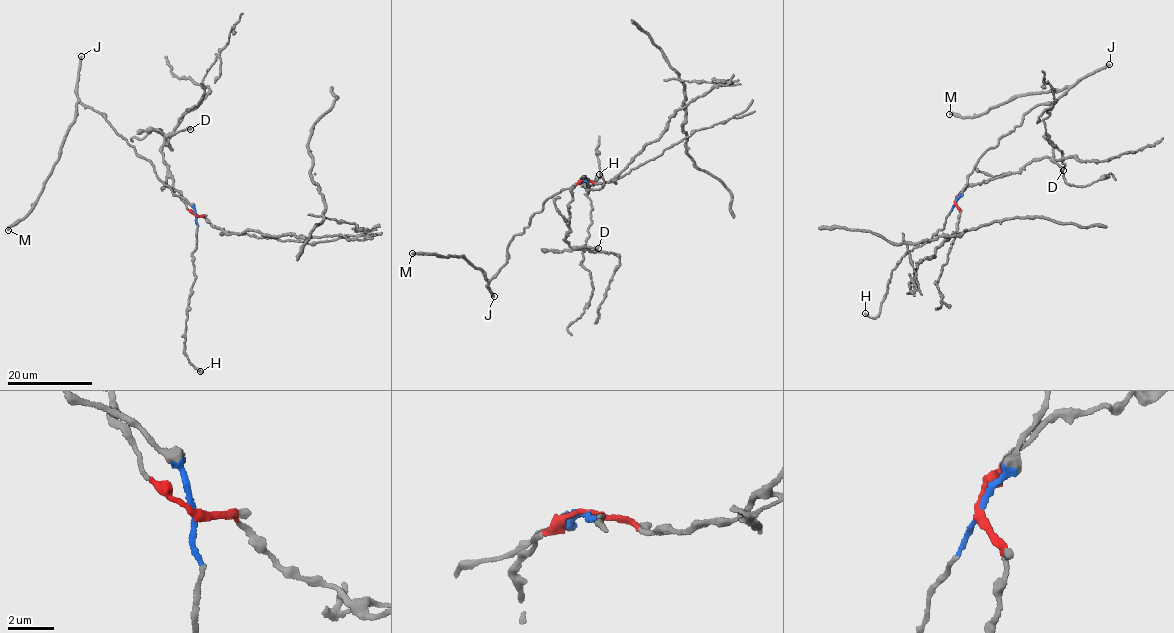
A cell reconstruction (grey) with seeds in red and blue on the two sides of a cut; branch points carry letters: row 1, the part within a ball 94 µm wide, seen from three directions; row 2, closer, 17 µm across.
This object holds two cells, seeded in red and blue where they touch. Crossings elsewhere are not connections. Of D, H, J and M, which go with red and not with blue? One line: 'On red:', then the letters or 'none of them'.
On red: D

